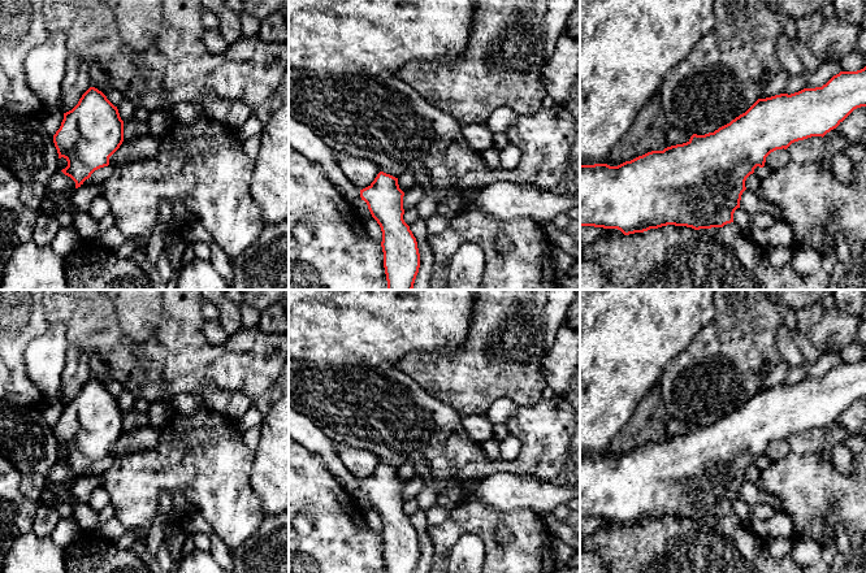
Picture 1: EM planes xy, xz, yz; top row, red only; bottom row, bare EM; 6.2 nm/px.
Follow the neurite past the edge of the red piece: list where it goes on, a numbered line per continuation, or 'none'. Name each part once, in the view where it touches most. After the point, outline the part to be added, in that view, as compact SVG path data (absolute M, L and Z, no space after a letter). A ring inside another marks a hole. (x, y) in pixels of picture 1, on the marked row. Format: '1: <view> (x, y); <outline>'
1: xz (359, 205); M360 195L350 201L356 214L361 218L361 221L372 217L367 203L360 197Z

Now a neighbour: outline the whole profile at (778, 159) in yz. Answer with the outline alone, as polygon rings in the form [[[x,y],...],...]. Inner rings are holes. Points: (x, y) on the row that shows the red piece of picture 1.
[[[776,149],[766,157],[765,166],[771,170],[780,169],[792,161],[791,155],[787,149]]]

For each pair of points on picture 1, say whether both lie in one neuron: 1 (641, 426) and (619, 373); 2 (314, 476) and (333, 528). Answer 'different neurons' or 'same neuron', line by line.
1: different neurons
2: same neuron

